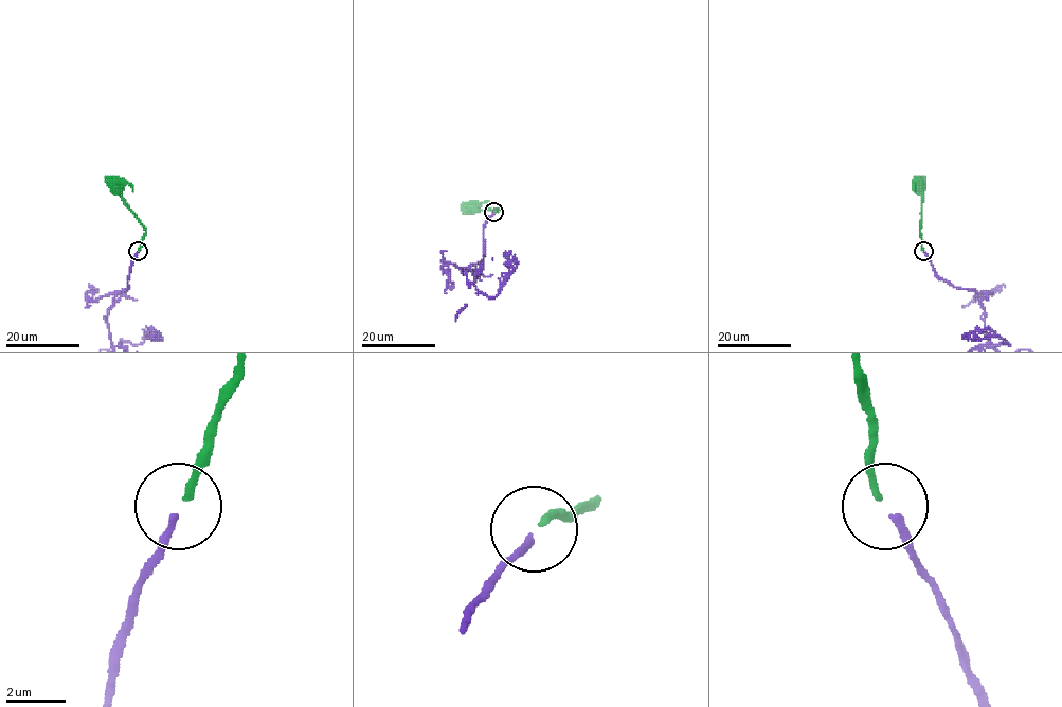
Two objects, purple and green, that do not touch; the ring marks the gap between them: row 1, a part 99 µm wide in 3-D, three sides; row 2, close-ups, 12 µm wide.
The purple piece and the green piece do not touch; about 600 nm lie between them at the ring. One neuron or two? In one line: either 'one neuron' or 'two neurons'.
two neurons

